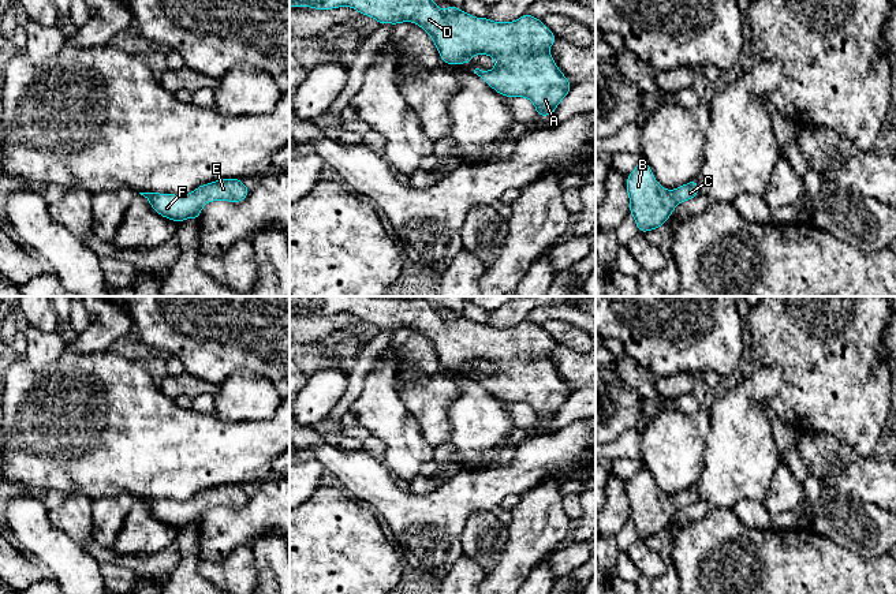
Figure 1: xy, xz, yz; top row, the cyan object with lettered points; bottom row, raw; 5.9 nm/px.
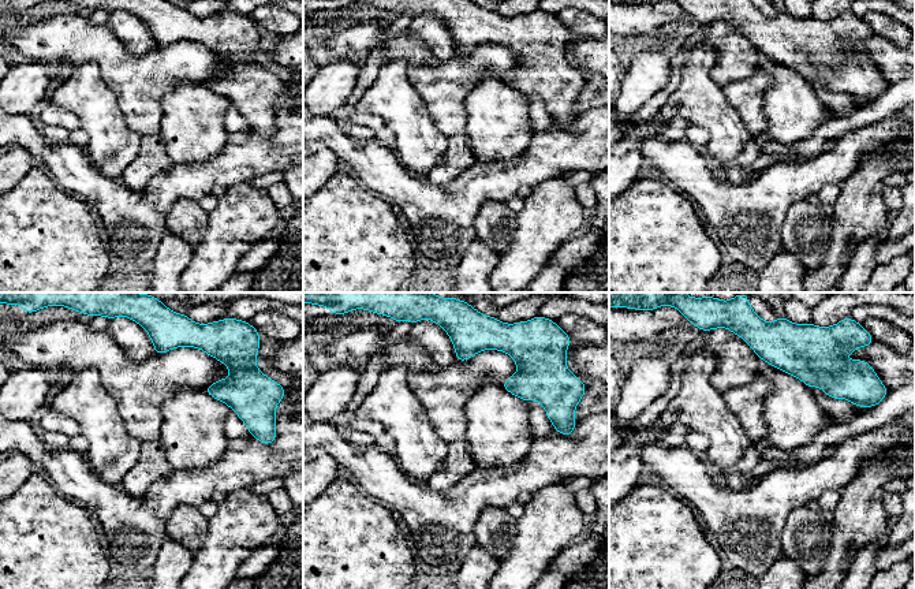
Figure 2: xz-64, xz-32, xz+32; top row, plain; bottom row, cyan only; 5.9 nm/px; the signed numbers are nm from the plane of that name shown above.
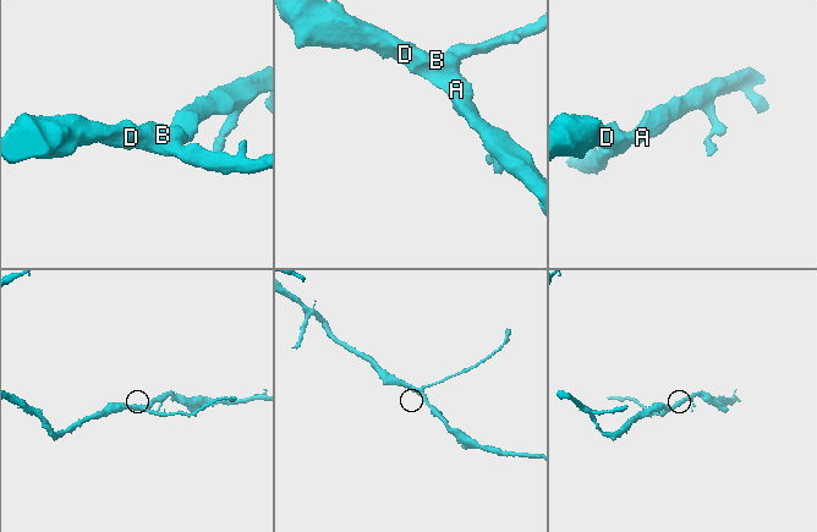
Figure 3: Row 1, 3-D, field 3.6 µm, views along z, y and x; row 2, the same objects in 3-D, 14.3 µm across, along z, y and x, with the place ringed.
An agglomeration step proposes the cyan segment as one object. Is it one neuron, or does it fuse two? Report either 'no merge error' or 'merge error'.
no merge error

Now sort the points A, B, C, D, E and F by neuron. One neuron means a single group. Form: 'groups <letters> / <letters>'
groups A B C D E F

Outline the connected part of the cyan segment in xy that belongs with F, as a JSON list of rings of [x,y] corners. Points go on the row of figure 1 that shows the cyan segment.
[[[221,179],[208,184],[198,186],[195,191],[187,195],[139,193],[150,206],[163,217],[180,223],[184,218],[195,218],[202,212],[202,206],[212,201],[240,202],[249,194],[249,188],[240,179]]]

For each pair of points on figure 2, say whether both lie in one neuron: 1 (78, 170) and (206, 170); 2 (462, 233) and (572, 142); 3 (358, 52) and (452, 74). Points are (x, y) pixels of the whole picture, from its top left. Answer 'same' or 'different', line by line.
1: same
2: same
3: same

